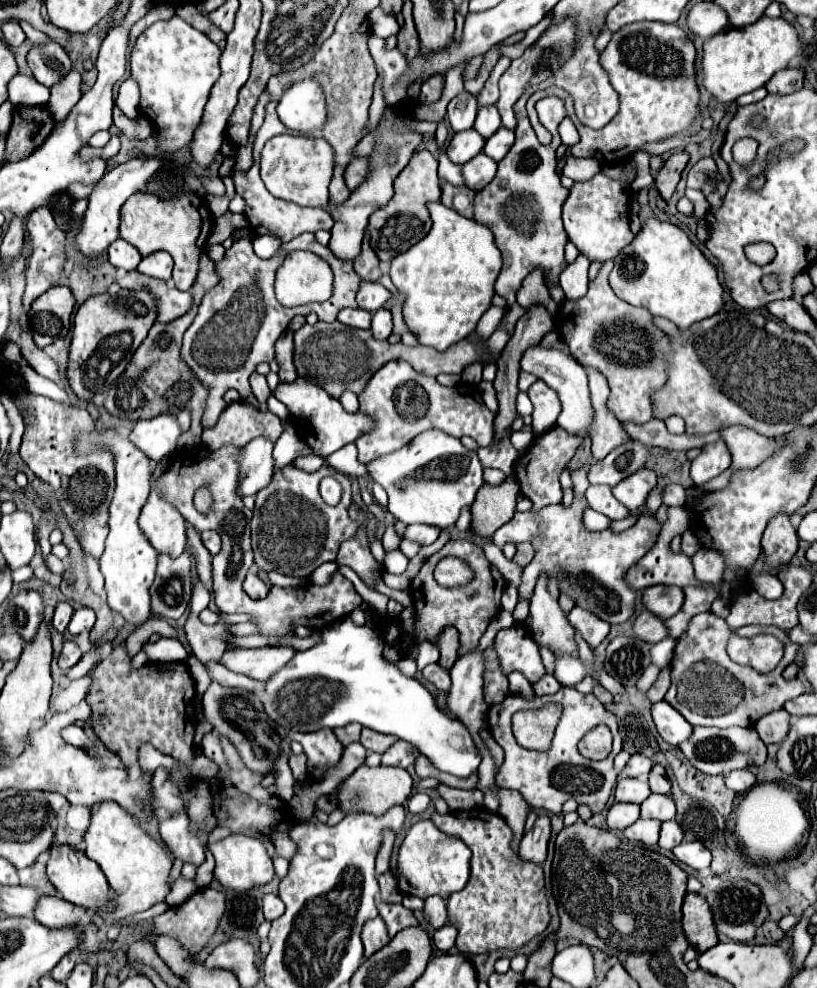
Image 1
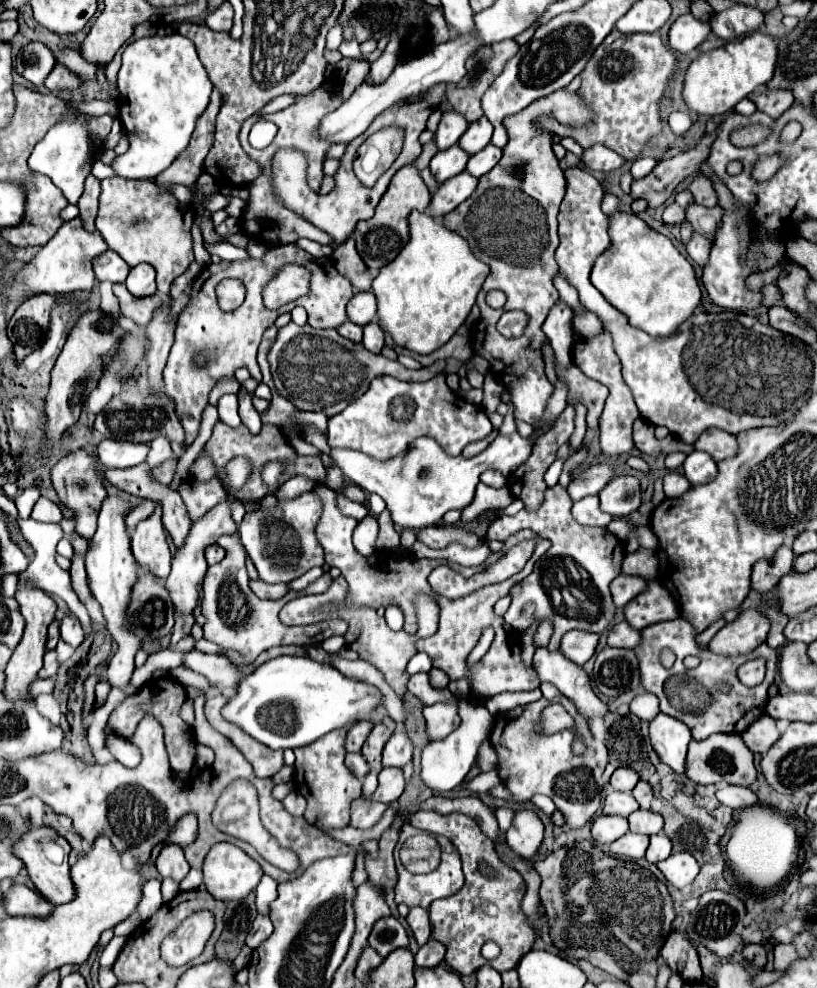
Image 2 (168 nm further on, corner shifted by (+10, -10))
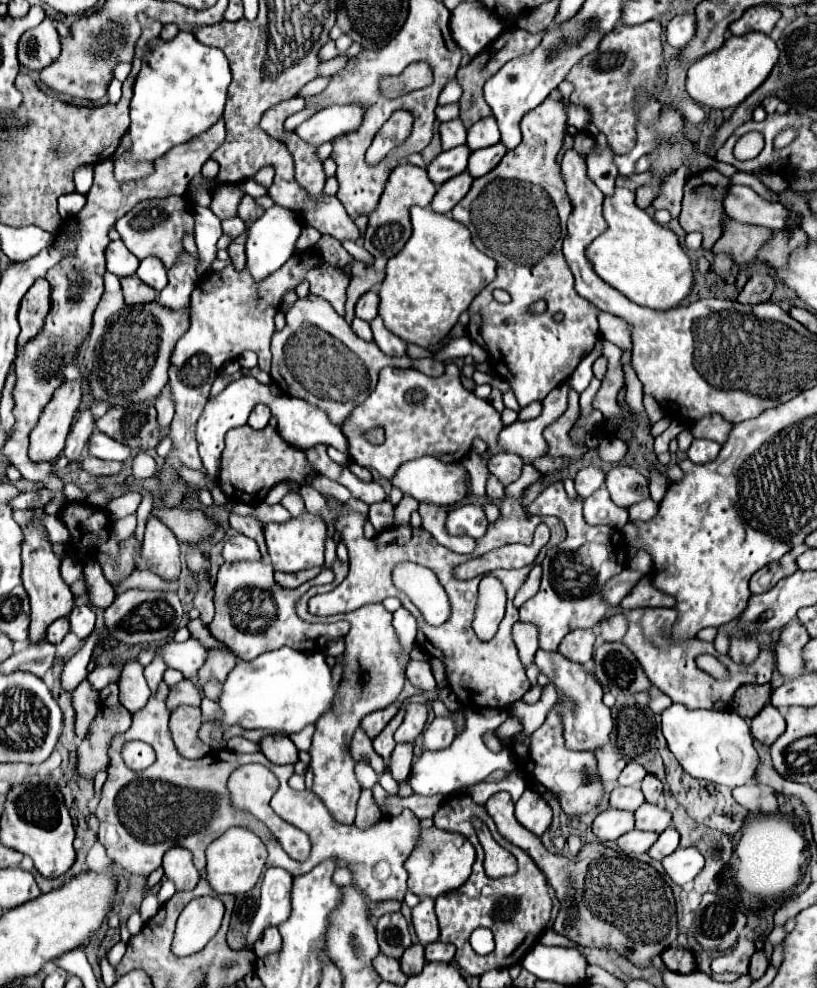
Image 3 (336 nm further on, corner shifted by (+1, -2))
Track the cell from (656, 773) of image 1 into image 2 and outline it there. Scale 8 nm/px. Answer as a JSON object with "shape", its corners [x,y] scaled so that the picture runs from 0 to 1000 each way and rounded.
{"shape":[[[783,790],[783,793],[776,797],[774,805],[778,807],[778,811],[783,813],[786,819],[796,819],[796,811],[798,811],[800,805],[798,805],[798,797],[796,797],[793,790]]]}

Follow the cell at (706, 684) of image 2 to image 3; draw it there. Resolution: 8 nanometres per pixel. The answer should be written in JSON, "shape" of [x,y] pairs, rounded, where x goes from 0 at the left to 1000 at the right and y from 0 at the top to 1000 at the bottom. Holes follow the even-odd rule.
{"shape":[[[780,614],[772,618],[763,618],[767,622],[767,643],[763,645],[763,653],[767,653],[772,657],[772,661],[777,663],[777,667],[782,667],[782,673],[787,675],[789,683],[794,685],[794,689],[816,705],[824,707],[824,712],[834,712],[841,718],[880,718],[880,720],[890,720],[895,710],[897,710],[897,701],[912,693],[912,691],[941,691],[944,681],[949,677],[949,665],[944,659],[934,657],[929,667],[922,673],[902,673],[897,671],[892,665],[882,663],[875,659],[873,651],[863,651],[858,647],[843,647],[843,649],[829,649],[829,651],[816,651],[816,647],[809,645],[809,639],[814,639],[816,635],[821,635],[821,631],[826,631],[829,620],[826,616],[814,616],[814,614]],[[860,661],[868,661],[873,665],[878,665],[892,679],[892,685],[887,687],[875,687],[868,681],[858,679],[851,671],[851,667]]]}

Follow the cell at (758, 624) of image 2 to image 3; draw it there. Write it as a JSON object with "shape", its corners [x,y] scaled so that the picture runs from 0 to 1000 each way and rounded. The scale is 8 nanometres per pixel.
{"shape":[[[897,645],[895,647],[895,655],[892,655],[892,665],[900,669],[900,671],[912,671],[912,673],[919,673],[929,663],[929,651],[919,645],[912,645],[912,647],[902,647]]]}

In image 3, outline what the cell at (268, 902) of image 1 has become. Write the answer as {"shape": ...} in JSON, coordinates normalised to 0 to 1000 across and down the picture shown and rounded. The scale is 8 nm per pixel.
{"shape":[[[329,938],[322,948],[312,954],[310,963],[315,969],[322,969],[322,967],[329,967],[329,965],[339,965],[344,961],[344,946],[339,942],[339,938]]]}

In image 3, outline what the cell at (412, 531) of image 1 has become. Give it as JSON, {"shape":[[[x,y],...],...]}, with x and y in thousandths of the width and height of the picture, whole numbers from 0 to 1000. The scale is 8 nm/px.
{"shape":[[[567,509],[552,515],[547,523],[547,537],[552,541],[574,541],[586,546],[596,537],[596,523],[584,509]]]}

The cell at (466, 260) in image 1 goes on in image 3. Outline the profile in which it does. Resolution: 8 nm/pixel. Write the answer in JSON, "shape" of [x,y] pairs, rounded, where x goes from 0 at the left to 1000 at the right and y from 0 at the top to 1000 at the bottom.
{"shape":[[[508,207],[503,210],[503,226],[503,242],[496,246],[488,258],[481,258],[474,264],[464,301],[459,295],[442,299],[435,309],[435,321],[454,325],[461,321],[464,311],[464,321],[479,337],[498,347],[528,351],[557,331],[562,319],[572,315],[581,299],[606,282],[608,266],[589,256],[579,248],[572,230],[550,218]]]}

